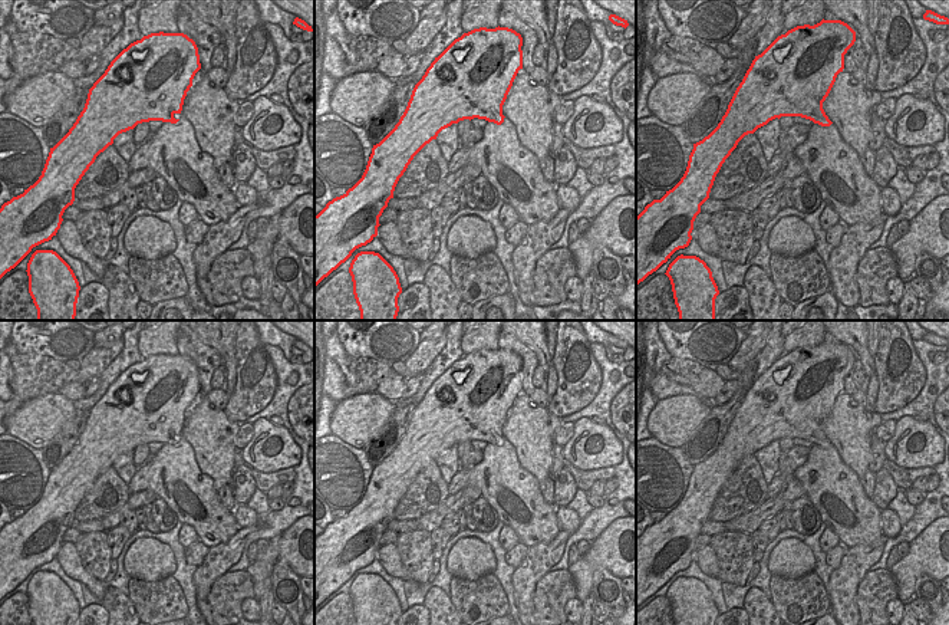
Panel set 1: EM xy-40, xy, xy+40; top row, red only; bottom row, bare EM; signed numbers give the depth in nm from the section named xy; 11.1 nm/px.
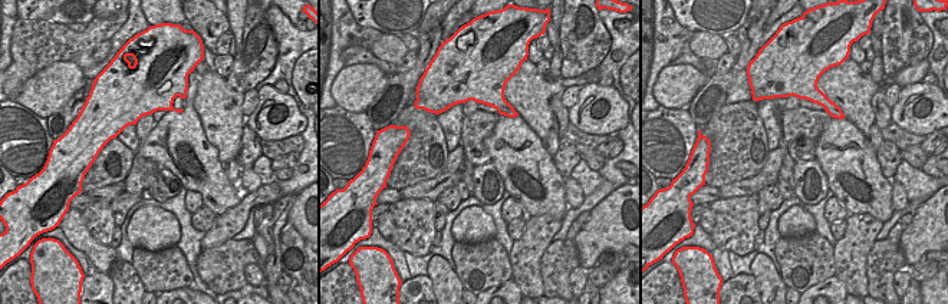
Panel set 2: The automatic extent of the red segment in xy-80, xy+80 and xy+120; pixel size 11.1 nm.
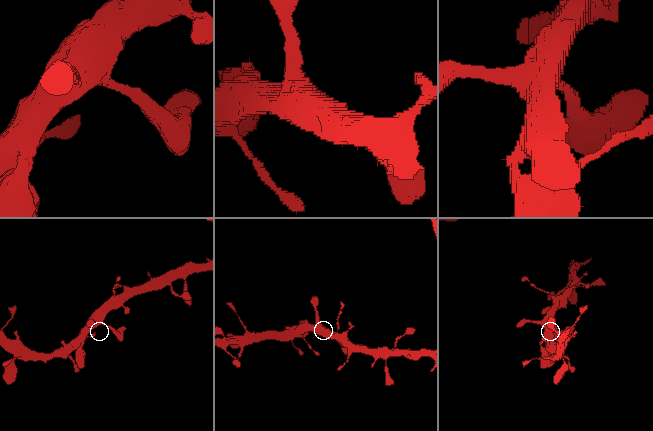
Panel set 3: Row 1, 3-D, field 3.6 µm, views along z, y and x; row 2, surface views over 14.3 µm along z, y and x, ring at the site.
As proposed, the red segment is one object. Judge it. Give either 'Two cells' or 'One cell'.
One cell.

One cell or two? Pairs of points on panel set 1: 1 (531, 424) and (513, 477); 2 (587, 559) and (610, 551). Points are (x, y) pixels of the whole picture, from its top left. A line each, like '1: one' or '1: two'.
1: two
2: one

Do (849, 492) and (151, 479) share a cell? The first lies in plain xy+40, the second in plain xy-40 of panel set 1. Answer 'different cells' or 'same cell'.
same cell

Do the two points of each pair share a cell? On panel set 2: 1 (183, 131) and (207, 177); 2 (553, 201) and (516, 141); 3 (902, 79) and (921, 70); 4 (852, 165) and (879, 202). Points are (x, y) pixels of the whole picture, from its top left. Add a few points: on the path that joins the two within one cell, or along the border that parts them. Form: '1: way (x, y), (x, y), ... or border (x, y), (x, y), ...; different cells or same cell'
1: way (188, 142), (204, 165); same cell
2: way (543, 182), (542, 175), (533, 167), (533, 144); same cell
3: way (907, 76), (917, 73); same cell
4: way (862, 174), (868, 177), (875, 192); same cell

